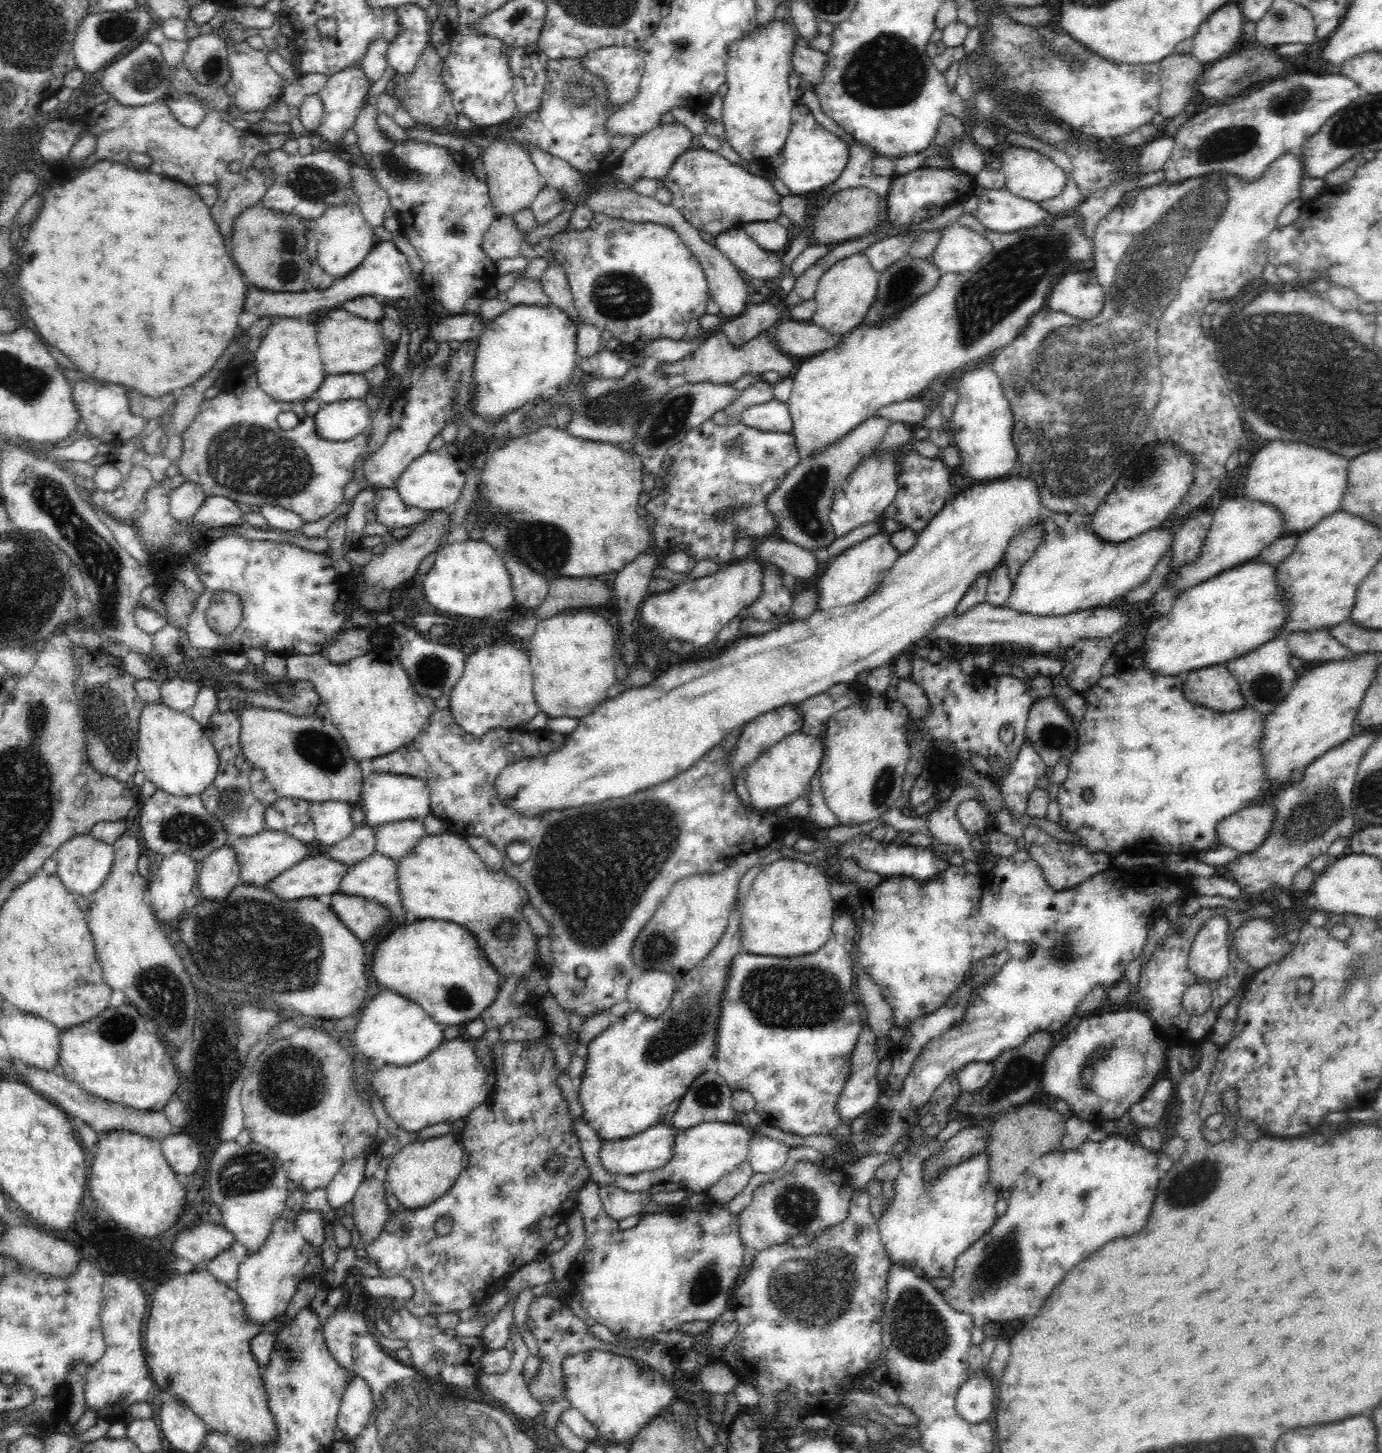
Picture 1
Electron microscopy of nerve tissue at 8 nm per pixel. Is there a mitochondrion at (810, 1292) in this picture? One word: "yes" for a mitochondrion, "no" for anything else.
yes

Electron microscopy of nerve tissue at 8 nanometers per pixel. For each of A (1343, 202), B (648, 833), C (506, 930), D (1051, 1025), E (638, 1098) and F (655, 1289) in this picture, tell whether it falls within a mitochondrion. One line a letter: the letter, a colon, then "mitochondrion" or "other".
A: other
B: mitochondrion
C: mitochondrion
D: other
E: other
F: other

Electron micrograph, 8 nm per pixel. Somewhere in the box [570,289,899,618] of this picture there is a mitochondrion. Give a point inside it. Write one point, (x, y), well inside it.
(619, 406)

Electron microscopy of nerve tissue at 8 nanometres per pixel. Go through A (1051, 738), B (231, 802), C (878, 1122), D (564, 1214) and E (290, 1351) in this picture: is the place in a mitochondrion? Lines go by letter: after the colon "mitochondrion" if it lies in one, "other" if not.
A: mitochondrion
B: mitochondrion
C: mitochondrion
D: other
E: mitochondrion

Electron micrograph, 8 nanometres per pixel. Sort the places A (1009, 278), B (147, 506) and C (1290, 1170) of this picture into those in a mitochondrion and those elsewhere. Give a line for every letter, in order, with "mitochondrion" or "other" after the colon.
A: mitochondrion
B: other
C: other

